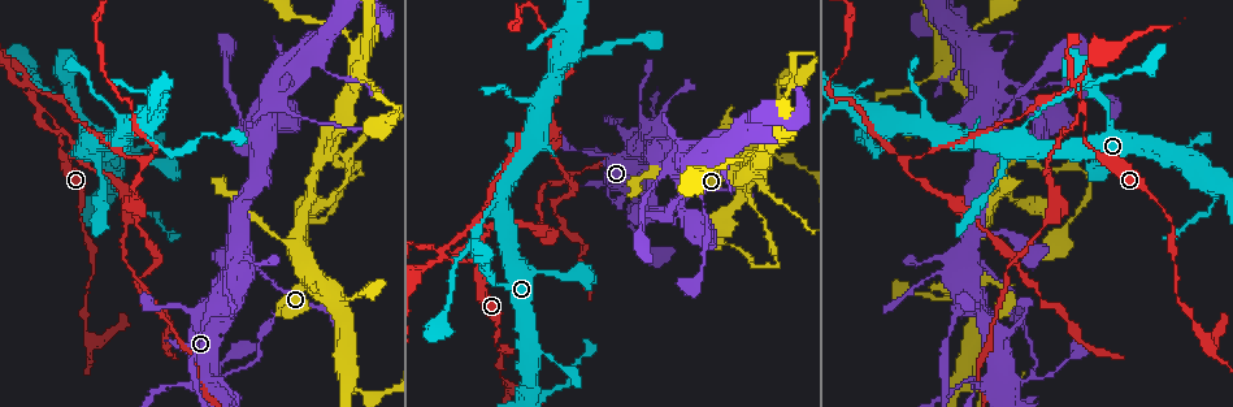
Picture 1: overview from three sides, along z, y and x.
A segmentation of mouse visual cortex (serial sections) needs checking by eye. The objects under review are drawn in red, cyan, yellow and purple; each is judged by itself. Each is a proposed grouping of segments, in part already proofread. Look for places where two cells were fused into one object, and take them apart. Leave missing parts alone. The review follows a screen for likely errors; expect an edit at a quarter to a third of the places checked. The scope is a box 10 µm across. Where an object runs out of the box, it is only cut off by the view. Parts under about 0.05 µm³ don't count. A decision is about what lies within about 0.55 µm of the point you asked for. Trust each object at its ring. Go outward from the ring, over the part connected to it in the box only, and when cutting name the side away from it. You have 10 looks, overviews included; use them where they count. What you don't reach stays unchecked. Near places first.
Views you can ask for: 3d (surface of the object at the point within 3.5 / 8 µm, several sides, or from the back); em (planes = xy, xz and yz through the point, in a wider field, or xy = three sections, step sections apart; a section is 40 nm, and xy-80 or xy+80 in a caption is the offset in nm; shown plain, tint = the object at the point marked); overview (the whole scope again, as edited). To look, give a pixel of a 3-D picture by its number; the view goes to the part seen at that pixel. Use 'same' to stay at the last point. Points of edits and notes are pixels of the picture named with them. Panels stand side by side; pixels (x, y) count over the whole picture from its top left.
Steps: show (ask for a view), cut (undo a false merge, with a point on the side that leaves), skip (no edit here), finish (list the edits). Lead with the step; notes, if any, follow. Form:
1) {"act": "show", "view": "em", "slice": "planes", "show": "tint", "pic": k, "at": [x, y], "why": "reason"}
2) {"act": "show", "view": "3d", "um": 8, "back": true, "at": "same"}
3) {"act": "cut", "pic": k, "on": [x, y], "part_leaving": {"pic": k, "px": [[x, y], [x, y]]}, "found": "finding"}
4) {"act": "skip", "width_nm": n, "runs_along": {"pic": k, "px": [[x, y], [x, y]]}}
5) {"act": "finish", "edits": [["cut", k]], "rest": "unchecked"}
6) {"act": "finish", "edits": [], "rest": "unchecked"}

{"act": "show", "view": "em", "slice": "xy", "step": 2, "show": "tint", "pic": 1, "at": [83, 230], "why": "thick turns thin"}

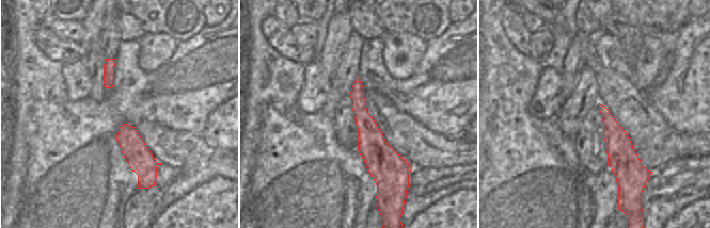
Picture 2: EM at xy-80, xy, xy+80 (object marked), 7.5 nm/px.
{"act": "show", "view": "3d", "um": 3.5, "at": "same"}

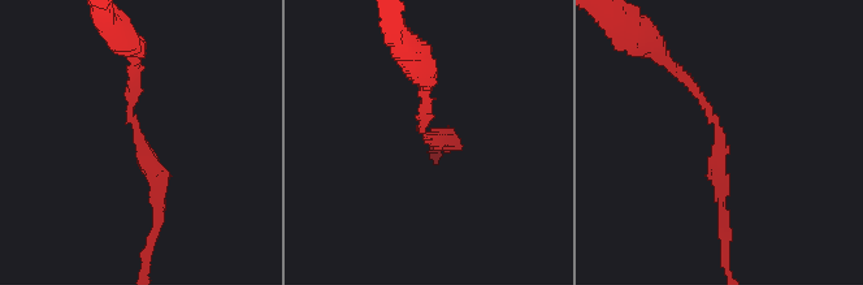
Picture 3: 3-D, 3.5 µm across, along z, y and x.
{"act": "skip", "width_nm": 220, "runs_along": {"pic": 2, "px": [[358, 83], [383, 181]]}, "found": "continuous, no second cell"}

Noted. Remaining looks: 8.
{"act": "show", "view": "em", "slice": "xy", "step": 2, "show": "tint", "pic": 1, "at": [86, 335]}

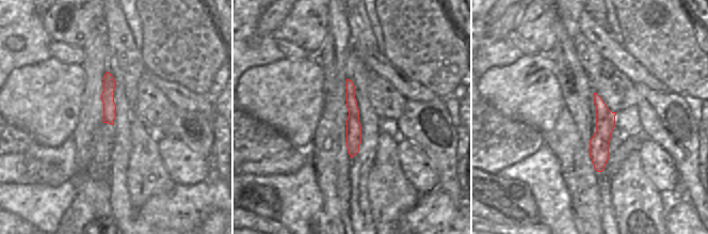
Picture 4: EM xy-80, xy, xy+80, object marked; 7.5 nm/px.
{"act": "show", "view": "3d", "um": 3.5, "at": "same", "why": "wider look"}

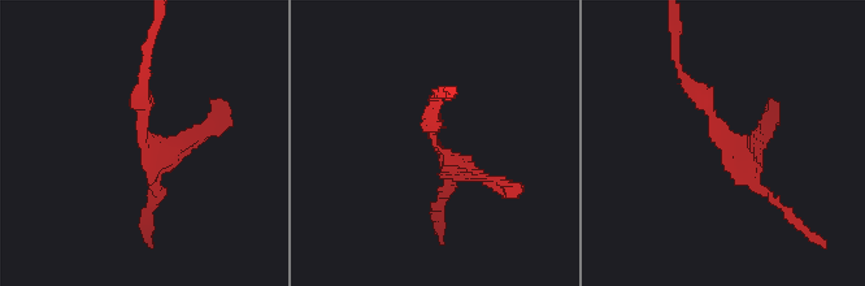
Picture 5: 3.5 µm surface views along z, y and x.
{"act": "skip", "runs_along": {"pic": 5, "px": [[682, 72], [725, 147], [782, 207]]}, "found": "one cell here"}

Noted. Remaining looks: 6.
{"act": "show", "view": "3d", "um": 3.5, "pic": 1, "at": [294, 245], "why": "small branch off a trunk"}

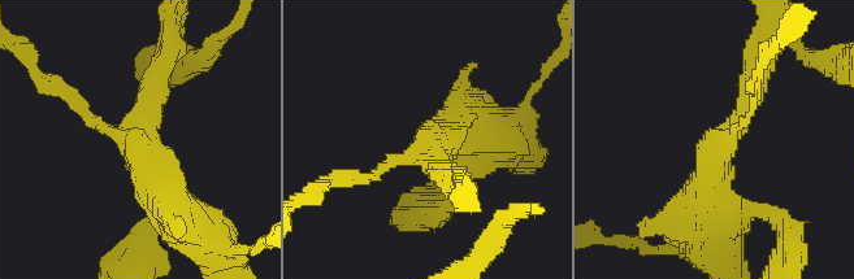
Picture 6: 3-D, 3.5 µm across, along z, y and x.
{"act": "show", "view": "em", "slice": "xy", "step": 1, "show": "tint", "pic": 6, "at": [140, 144], "arms": 3, "arm_widths_nm": [150, 300, 450]}

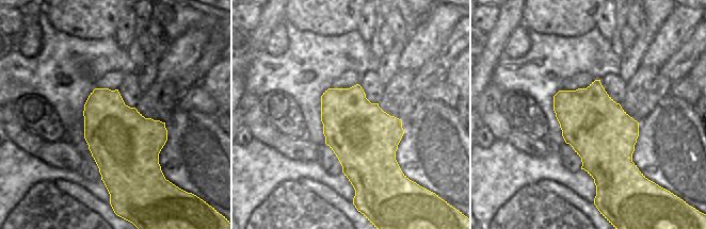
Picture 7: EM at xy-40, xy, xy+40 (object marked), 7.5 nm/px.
{"act": "skip", "width_nm": 500, "runs_along": {"pic": 6, "px": [[727, 212], [714, 156], [761, 73]]}, "found": "one cell here"}

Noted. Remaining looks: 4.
{"act": "show", "view": "3d", "um": 3.5, "pic": 1, "at": [329, 145], "why": "abrupt turn"}

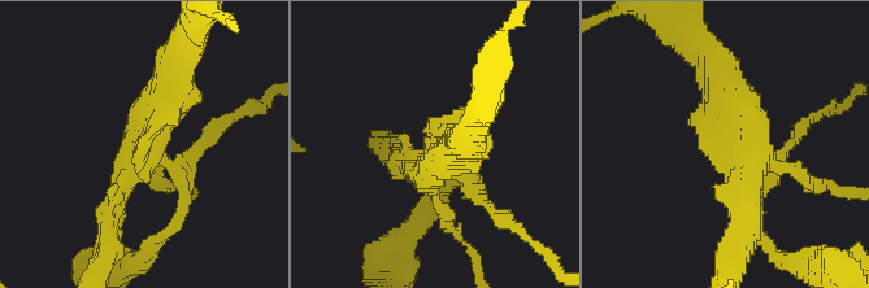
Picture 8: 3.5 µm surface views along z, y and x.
{"act": "show", "view": "em", "slice": "xy", "step": 2, "show": "tint", "pic": 8, "at": [747, 148], "arms": 4, "arm_widths_nm": [150, 200, 300, 500]}

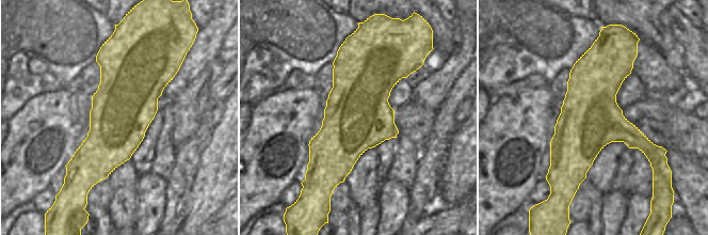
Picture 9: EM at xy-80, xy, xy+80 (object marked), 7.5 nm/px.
{"act": "show", "view": "em", "slice": "xy", "step": 1, "show": "tint", "at": "same"}

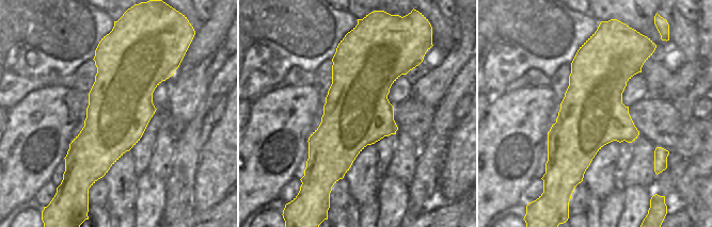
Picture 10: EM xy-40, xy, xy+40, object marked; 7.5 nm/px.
{"act": "skip", "runs_along": {"pic": 8, "px": [[109, 227], [117, 191], [173, 79]]}, "found": "one cell here"}

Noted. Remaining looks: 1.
{"act": "finish", "edits": [], "rest": "unchecked"}

